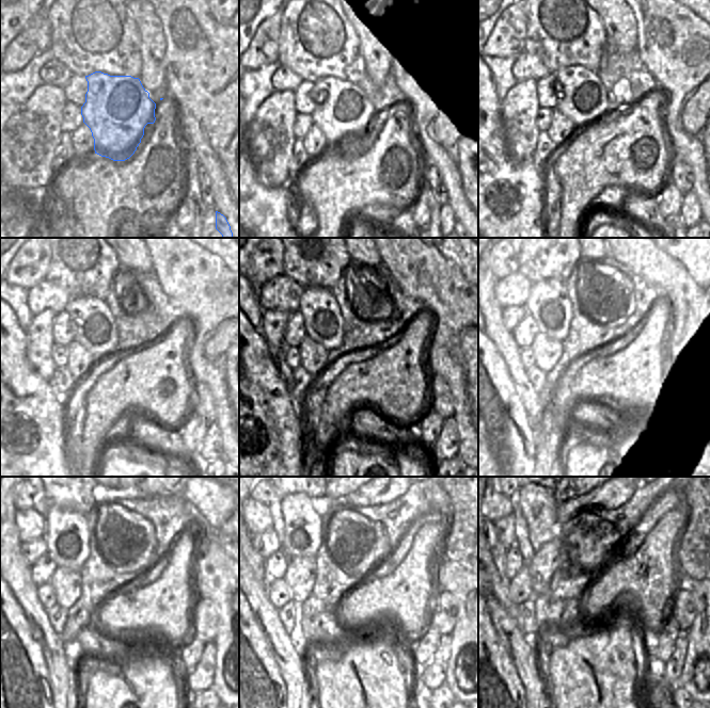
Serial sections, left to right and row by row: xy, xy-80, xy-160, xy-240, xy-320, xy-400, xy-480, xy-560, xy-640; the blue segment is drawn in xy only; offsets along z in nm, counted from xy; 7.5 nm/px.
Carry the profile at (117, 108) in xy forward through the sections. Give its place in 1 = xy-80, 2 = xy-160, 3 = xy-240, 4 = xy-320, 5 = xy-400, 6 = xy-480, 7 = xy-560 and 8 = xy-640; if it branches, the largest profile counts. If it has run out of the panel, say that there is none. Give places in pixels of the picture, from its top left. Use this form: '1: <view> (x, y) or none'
1: xy-80 (344, 113)
2: xy-160 (582, 97)
3: xy-240 (94, 327)
4: xy-320 (324, 322)
5: xy-400 (549, 304)
6: xy-480 (67, 537)
7: xy-560 (302, 530)
8: xy-640 (537, 503)

